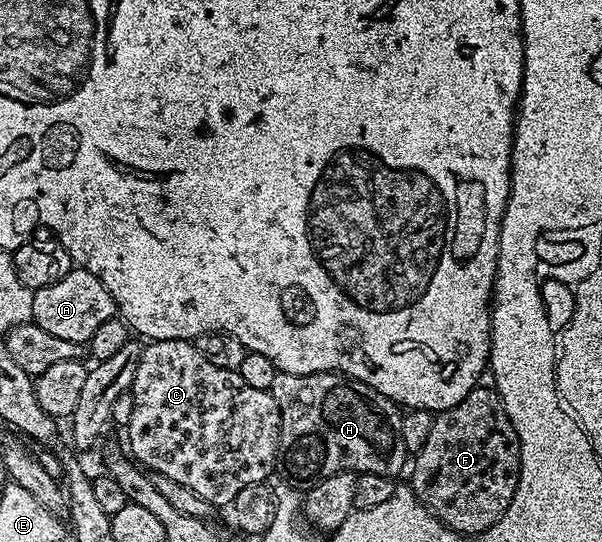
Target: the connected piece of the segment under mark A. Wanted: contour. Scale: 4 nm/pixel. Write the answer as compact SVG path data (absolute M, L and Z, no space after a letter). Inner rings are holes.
M73 268L55 284L46 284L46 288L32 291L32 321L38 324L38 328L46 328L46 332L62 340L86 344L94 336L94 331L116 313L114 300L110 292L106 292L102 280L79 268Z

